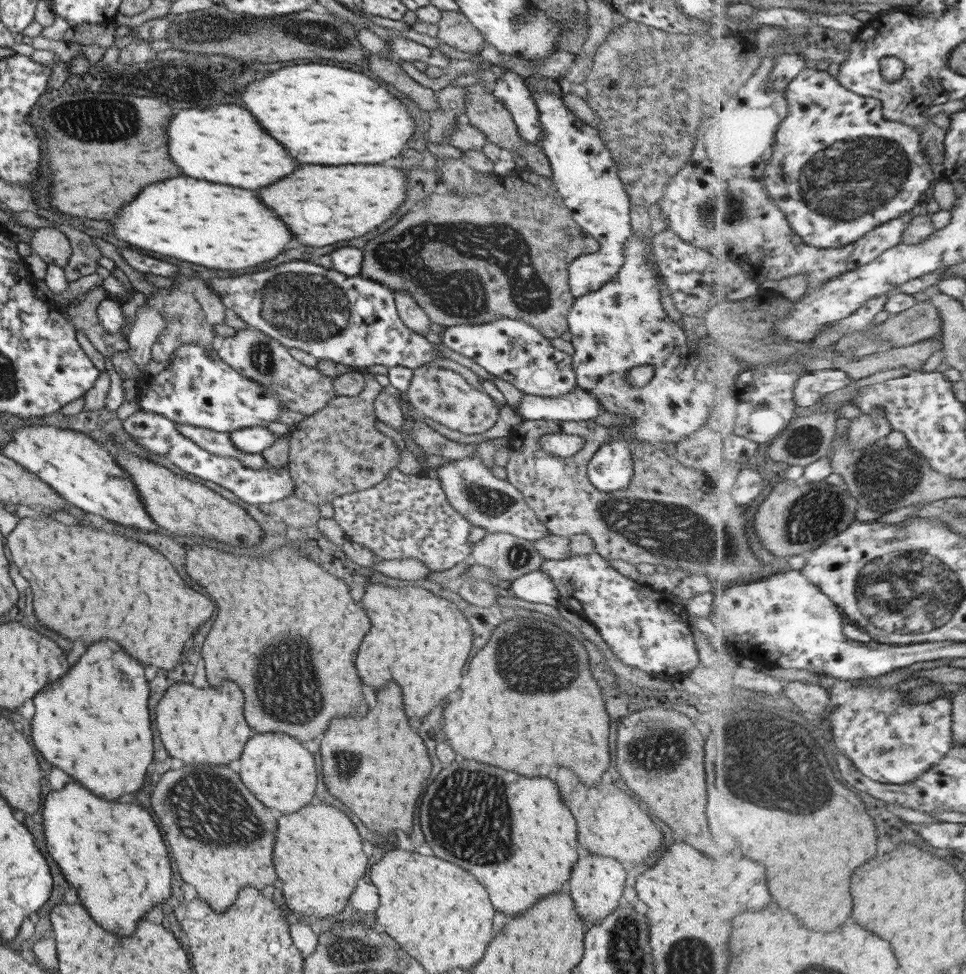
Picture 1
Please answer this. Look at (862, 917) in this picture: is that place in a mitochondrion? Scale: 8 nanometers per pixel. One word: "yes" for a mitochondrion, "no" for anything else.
no

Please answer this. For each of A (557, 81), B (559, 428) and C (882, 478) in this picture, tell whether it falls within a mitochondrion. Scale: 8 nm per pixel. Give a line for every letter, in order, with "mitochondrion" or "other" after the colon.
A: other
B: other
C: mitochondrion

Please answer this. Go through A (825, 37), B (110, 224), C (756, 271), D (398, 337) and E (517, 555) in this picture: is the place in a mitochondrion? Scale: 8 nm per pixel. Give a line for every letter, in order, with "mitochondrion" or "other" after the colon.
A: other
B: other
C: other
D: other
E: mitochondrion

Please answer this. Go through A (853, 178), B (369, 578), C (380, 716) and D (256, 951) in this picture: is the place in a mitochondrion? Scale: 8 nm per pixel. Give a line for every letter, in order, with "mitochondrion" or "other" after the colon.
A: mitochondrion
B: other
C: other
D: other

